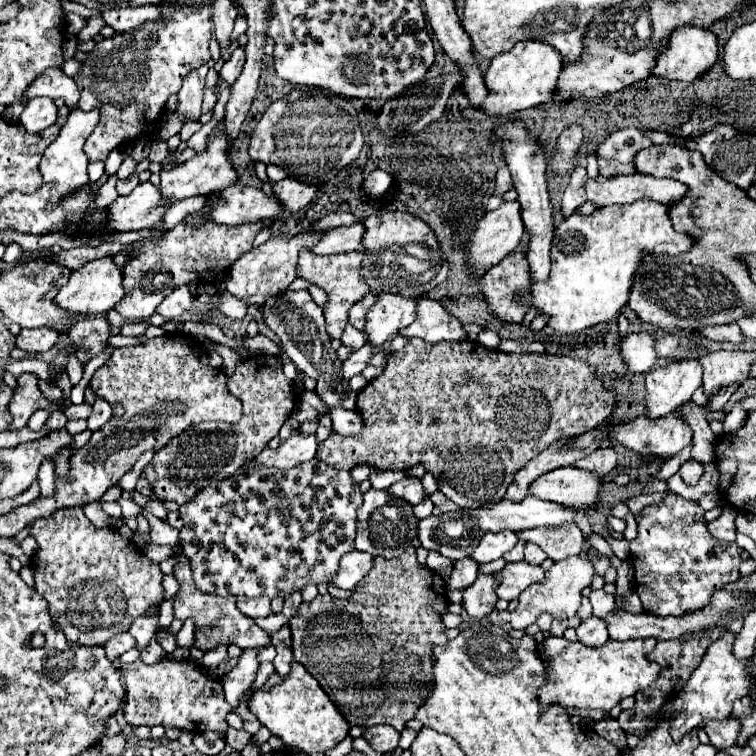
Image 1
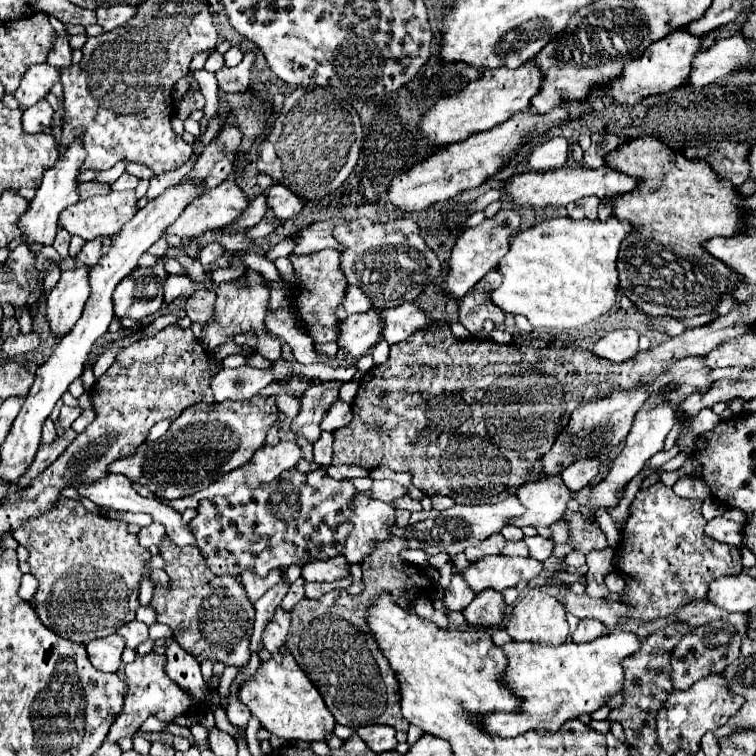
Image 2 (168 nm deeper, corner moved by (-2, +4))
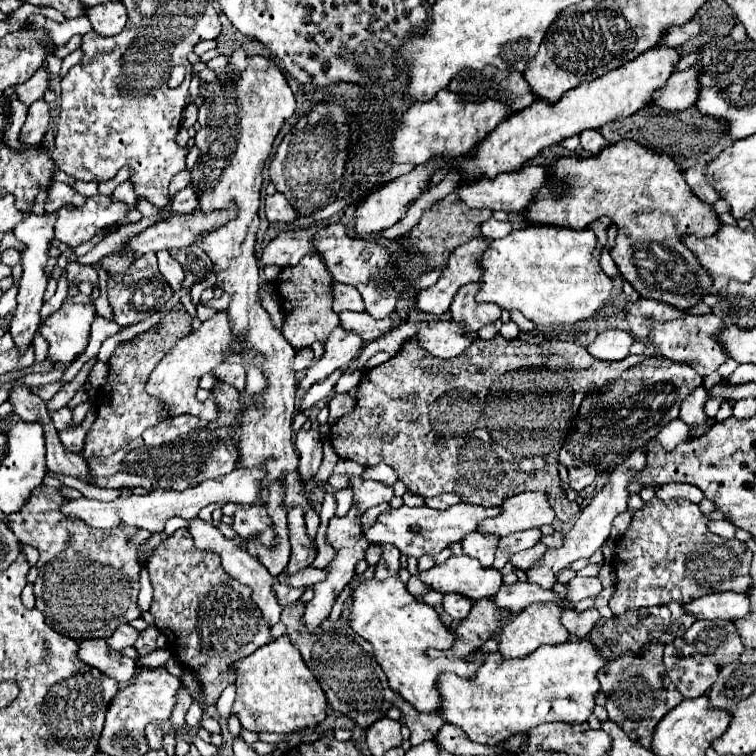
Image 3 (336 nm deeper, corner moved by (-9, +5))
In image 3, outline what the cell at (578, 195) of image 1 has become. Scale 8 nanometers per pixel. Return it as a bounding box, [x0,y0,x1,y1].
[589,217,609,257]

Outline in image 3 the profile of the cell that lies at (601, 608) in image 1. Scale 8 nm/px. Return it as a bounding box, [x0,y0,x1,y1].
[567,575,603,603]

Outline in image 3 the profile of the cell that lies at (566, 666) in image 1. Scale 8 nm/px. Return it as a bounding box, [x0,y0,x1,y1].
[437,639,607,745]

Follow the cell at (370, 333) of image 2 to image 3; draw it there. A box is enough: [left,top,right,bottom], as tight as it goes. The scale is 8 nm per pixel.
[301,325,361,391]

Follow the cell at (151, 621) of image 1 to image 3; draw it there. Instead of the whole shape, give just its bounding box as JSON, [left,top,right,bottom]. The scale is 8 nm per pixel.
[107,625,139,651]

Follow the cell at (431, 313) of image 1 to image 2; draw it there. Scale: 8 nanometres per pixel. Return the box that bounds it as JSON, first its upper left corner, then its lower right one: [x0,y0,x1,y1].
[380,302,434,344]

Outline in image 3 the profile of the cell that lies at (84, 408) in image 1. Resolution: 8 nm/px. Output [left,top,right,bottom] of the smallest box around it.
[51,407,73,429]

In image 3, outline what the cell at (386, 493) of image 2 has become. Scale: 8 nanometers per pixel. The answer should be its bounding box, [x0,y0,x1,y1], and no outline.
[351,477,393,511]

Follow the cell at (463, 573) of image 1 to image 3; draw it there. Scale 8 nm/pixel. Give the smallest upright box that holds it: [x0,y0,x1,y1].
[443,595,471,621]

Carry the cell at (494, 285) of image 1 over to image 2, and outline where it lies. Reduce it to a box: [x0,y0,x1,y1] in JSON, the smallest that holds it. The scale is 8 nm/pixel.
[458,270,504,334]

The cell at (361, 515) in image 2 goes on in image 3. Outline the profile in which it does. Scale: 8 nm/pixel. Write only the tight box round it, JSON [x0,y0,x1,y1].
[303,507,369,631]

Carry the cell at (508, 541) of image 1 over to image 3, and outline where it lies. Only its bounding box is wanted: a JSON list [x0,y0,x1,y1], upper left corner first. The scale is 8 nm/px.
[461,531,499,567]

